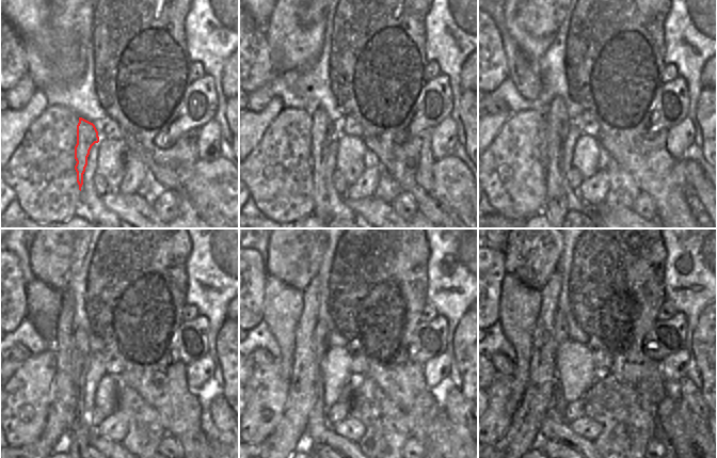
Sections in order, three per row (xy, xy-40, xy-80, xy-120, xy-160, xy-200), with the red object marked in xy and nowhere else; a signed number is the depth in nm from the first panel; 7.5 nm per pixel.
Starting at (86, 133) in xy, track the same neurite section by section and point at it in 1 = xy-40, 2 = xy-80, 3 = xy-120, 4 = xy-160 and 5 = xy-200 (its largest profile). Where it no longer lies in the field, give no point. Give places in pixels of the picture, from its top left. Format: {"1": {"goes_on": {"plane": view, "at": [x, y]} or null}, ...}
{"1": {"goes_on": {"plane": "xy-40", "at": [324, 131]}}, "2": {"goes_on": {"plane": "xy-80", "at": [557, 124]}}, "3": {"goes_on": {"plane": "xy-120", "at": [80, 436]}}, "4": {"goes_on": {"plane": "xy-160", "at": [318, 416]}}, "5": {"goes_on": {"plane": "xy-200", "at": [560, 330]}}}

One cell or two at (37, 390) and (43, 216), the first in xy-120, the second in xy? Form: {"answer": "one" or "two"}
{"answer": "one"}

